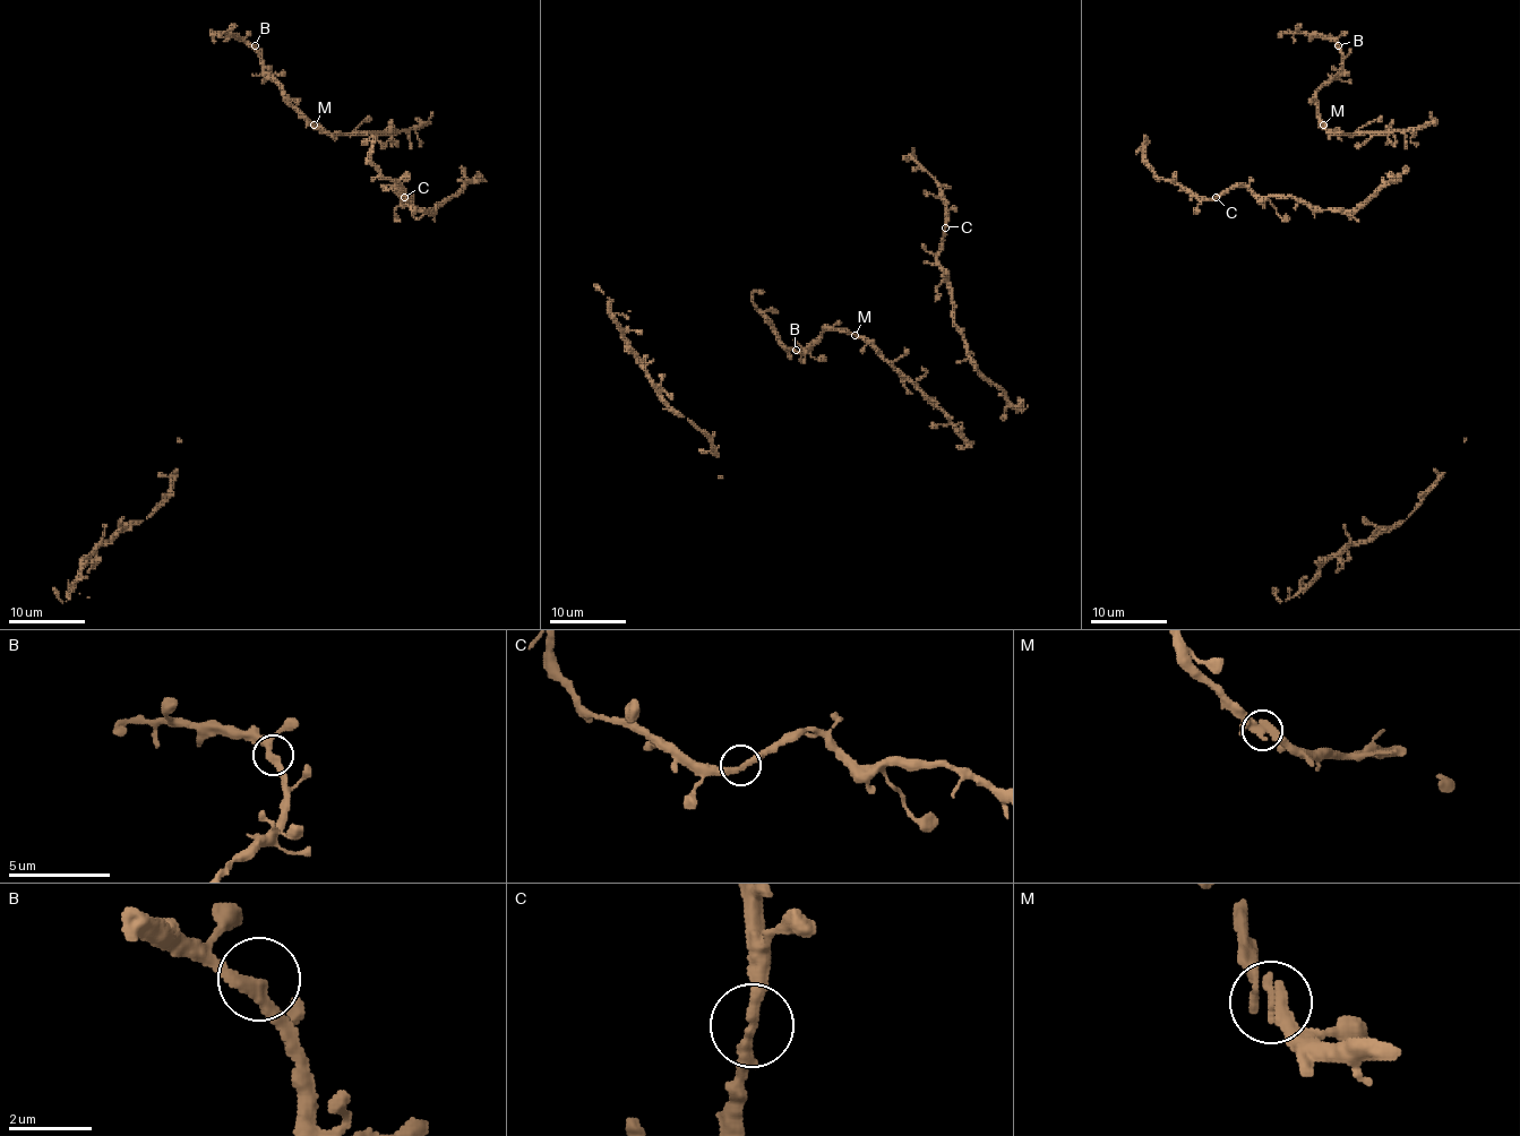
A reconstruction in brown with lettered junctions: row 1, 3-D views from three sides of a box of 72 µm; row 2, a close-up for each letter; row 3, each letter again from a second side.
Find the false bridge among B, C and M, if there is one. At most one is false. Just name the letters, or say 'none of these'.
none of these

